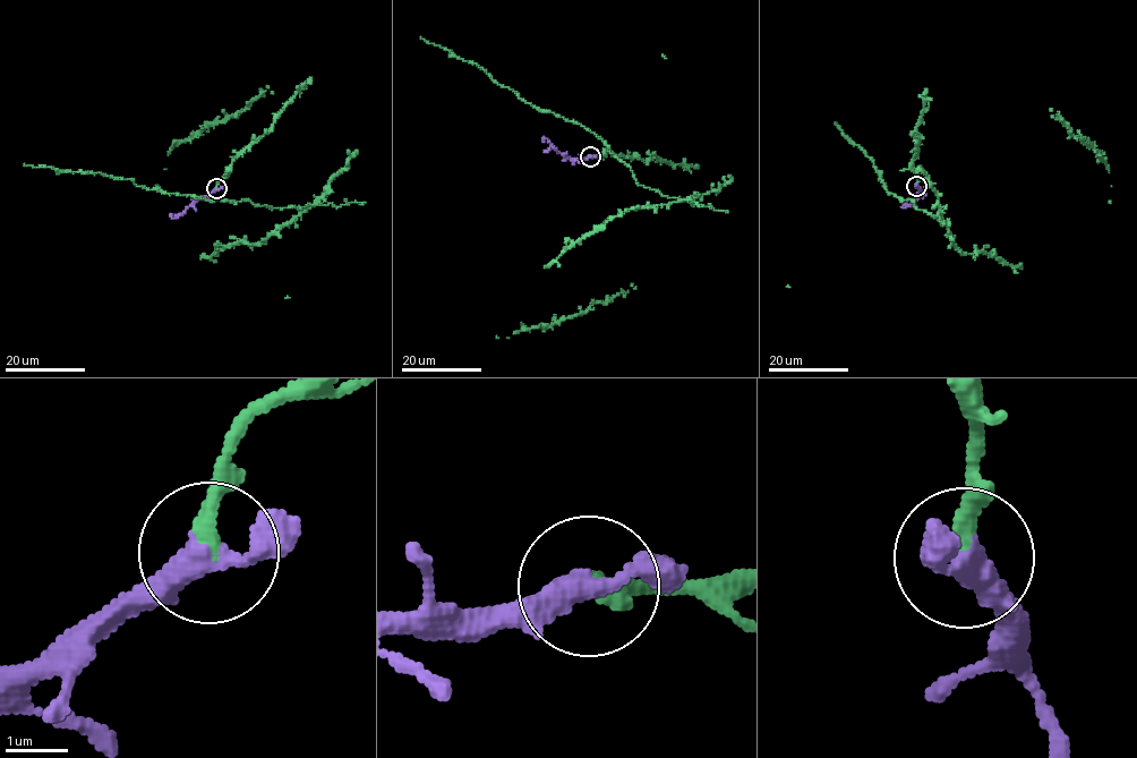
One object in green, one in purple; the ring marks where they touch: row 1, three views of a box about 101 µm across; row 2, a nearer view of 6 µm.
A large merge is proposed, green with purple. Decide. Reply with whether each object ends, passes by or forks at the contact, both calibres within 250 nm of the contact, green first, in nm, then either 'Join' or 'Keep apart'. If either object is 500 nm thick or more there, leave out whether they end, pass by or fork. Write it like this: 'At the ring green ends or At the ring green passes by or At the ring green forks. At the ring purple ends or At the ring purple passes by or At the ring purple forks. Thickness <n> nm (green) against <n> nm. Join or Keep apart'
At the ring green ends. At the ring purple passes by. Thickness 300 nm (green) against 360 nm. Join

